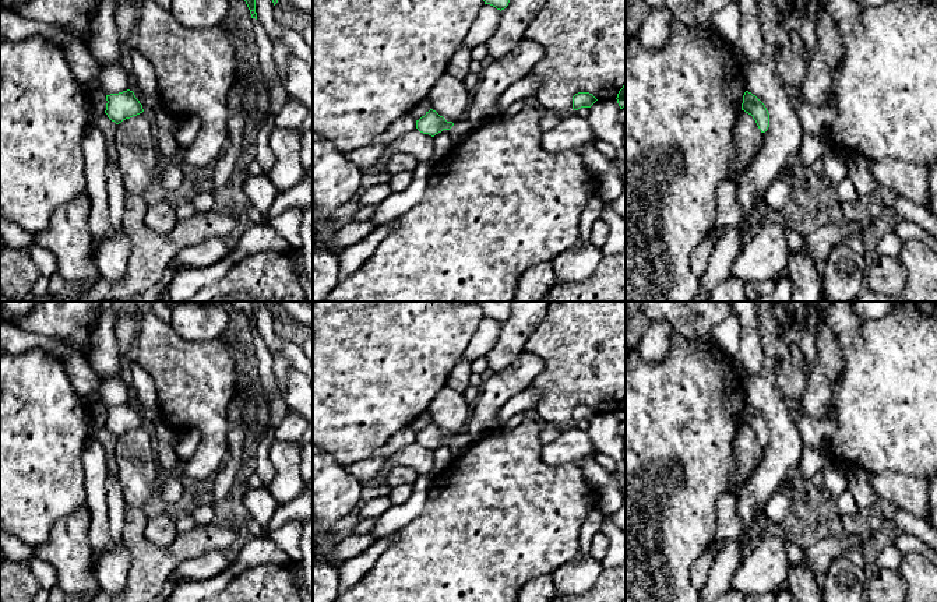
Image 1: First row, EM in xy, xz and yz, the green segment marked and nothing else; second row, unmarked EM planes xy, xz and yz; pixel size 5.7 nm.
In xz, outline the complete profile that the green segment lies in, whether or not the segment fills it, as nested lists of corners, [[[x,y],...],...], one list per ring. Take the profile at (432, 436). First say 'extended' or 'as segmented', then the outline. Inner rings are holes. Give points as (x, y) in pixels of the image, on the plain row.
extended | [[[433,422],[416,433],[416,441],[420,446],[429,447],[431,450],[441,446],[443,443],[447,443],[452,454],[452,464],[458,461],[476,443],[476,440],[478,437],[473,437],[466,432],[454,436],[447,434]]]

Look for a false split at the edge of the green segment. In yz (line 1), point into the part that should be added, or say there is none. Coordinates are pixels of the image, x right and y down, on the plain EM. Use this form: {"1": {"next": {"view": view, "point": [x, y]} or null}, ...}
{"1": {"next": null}}

